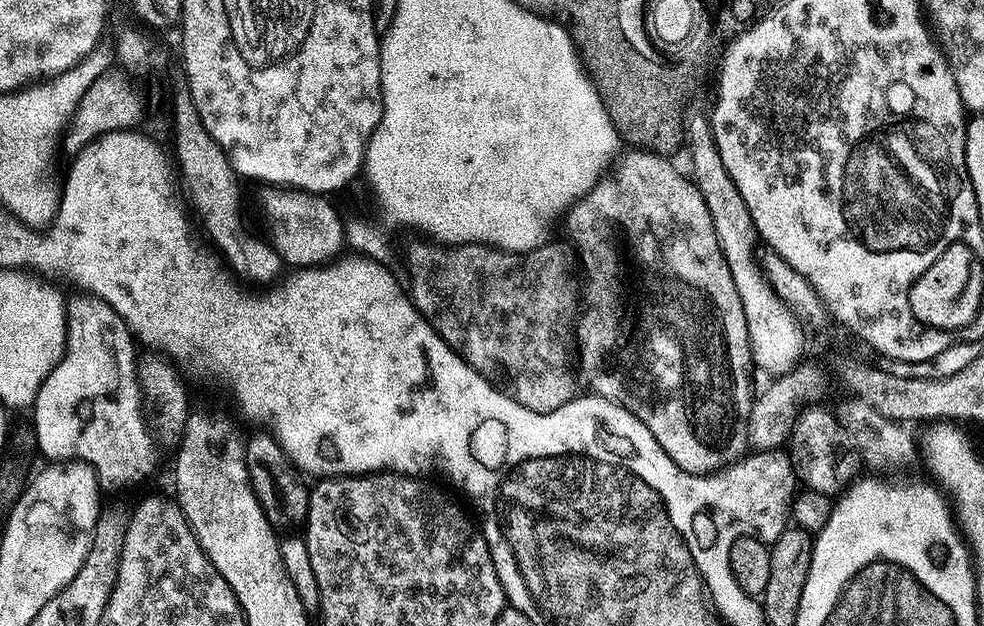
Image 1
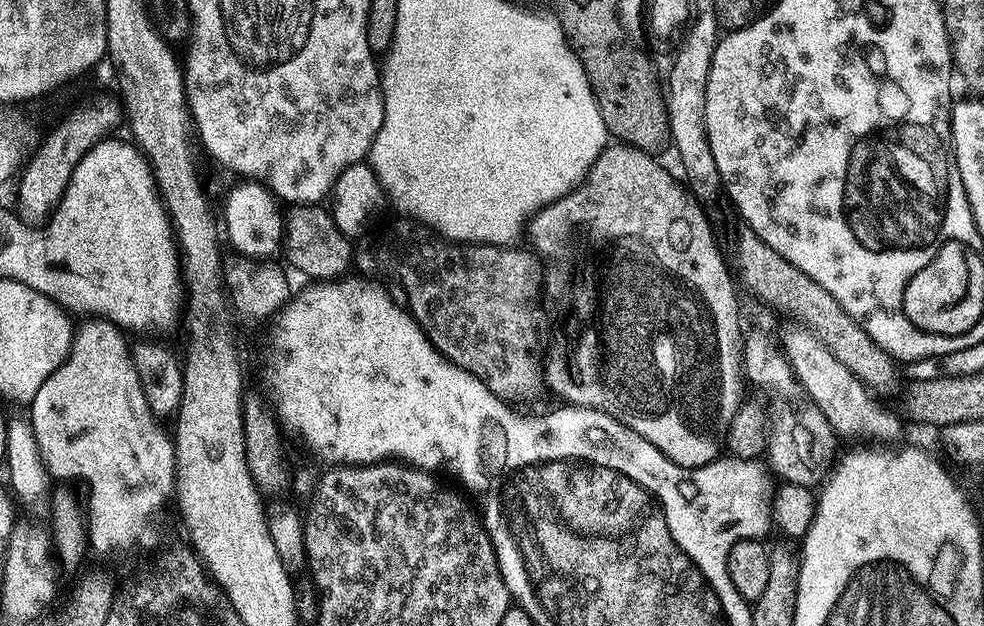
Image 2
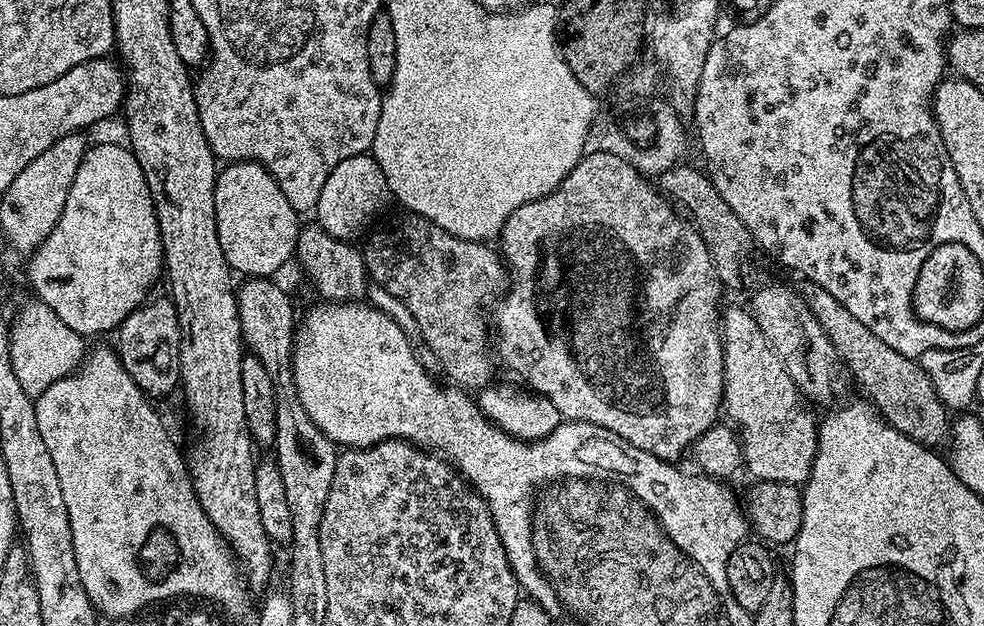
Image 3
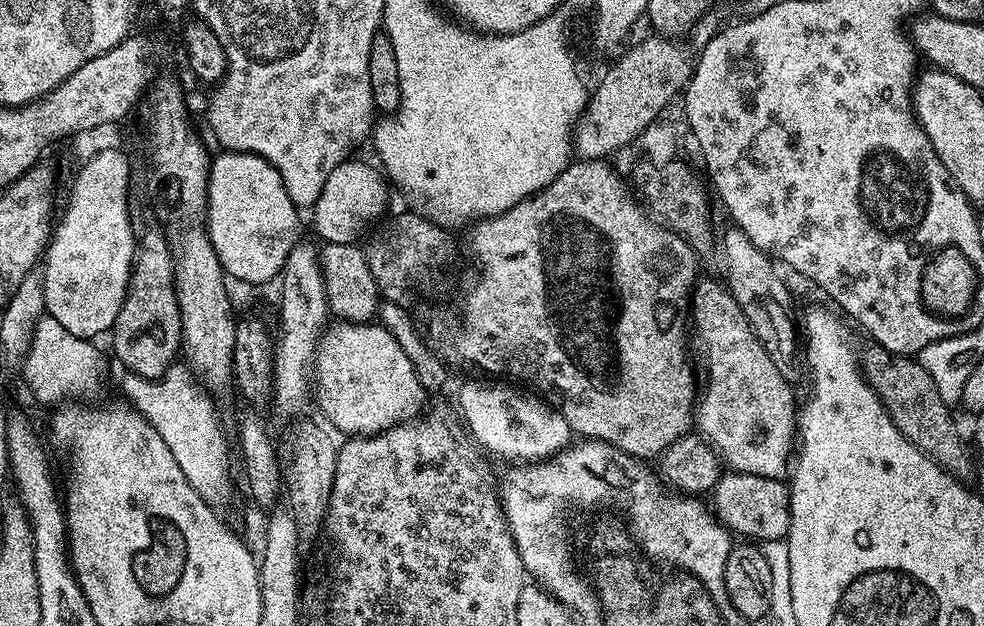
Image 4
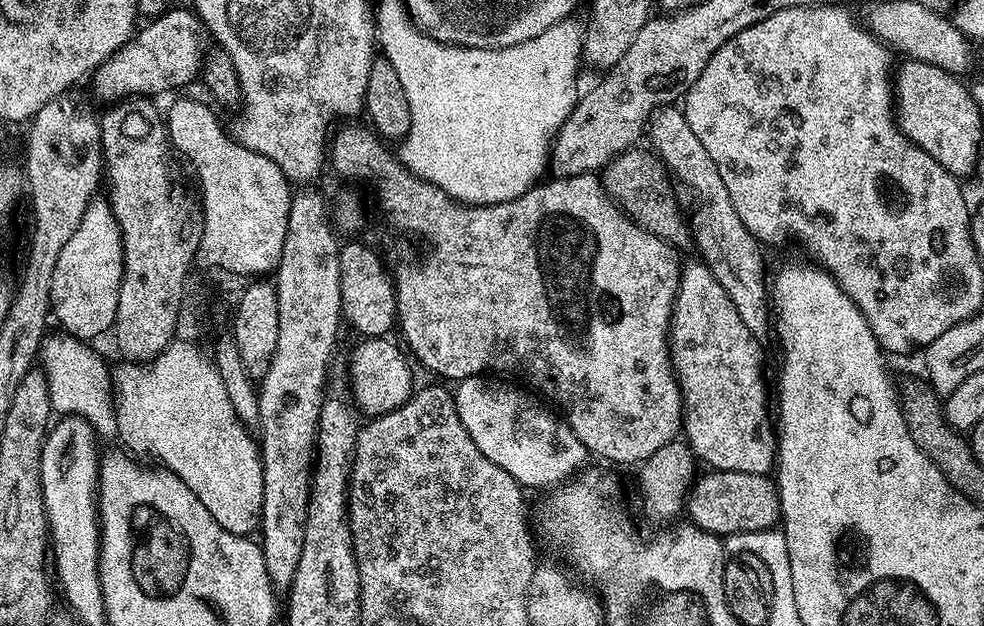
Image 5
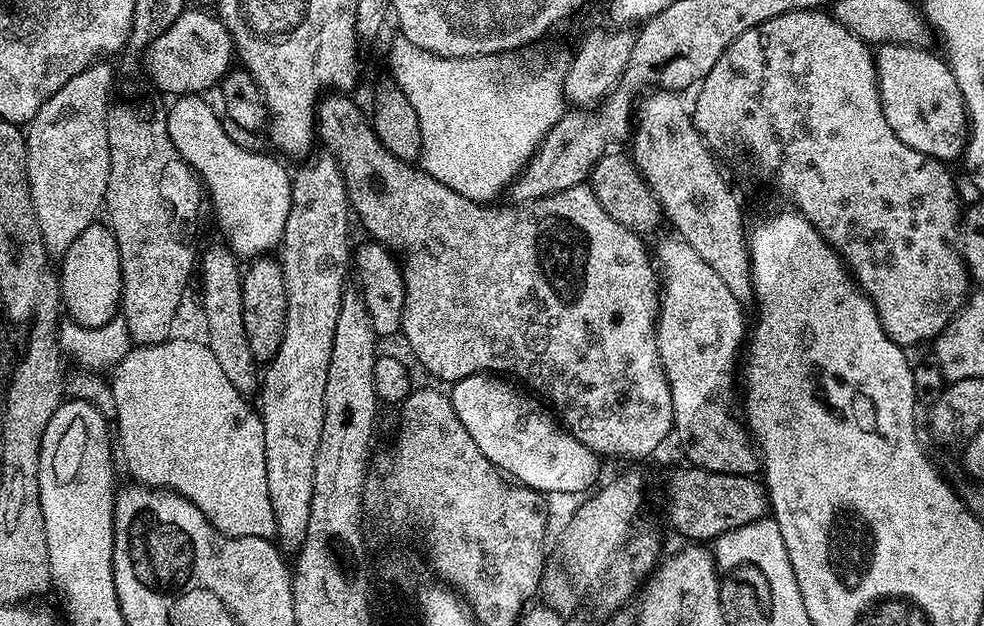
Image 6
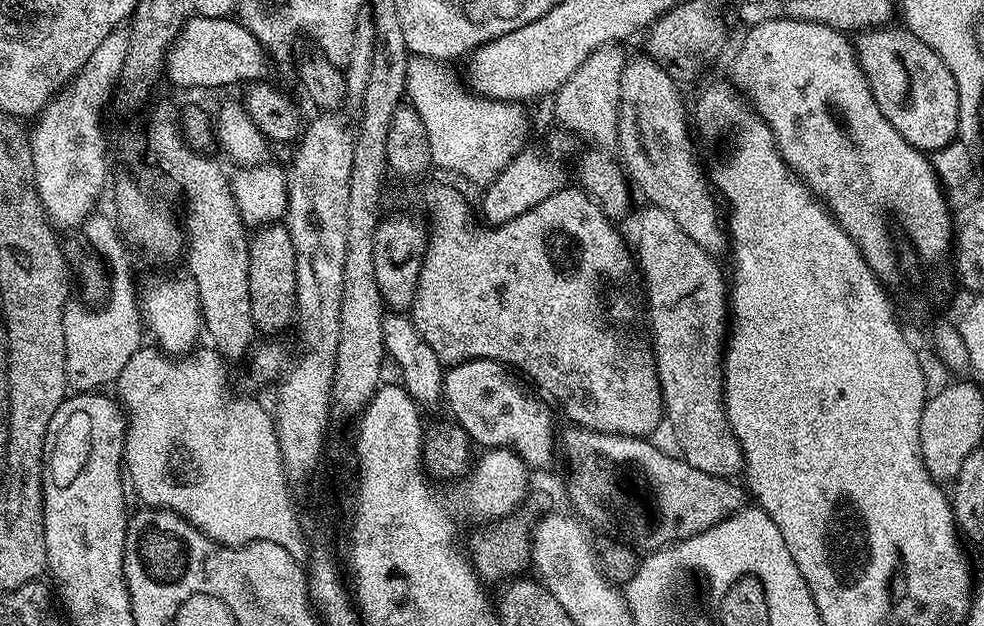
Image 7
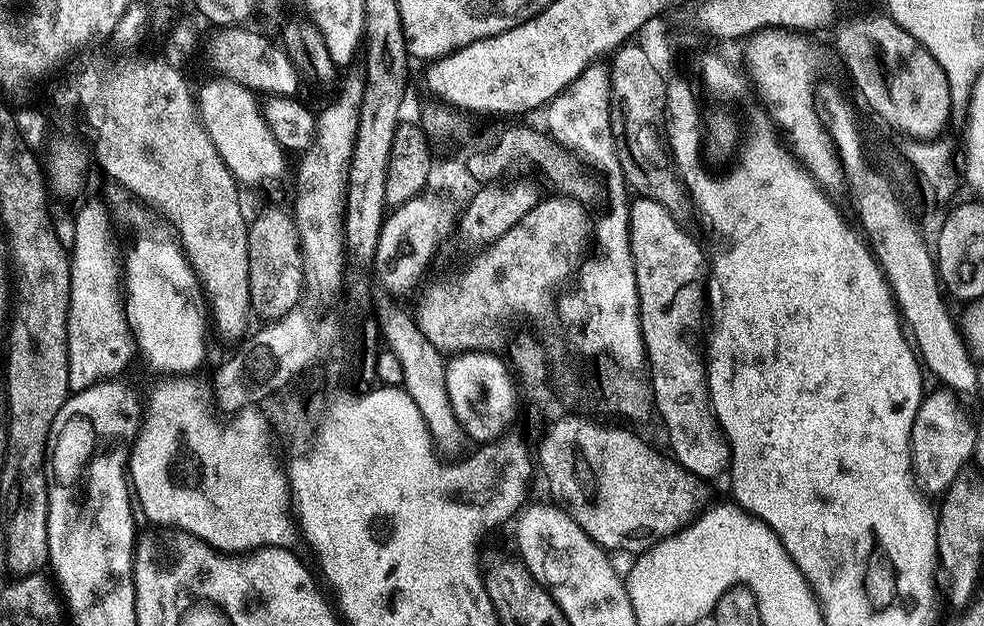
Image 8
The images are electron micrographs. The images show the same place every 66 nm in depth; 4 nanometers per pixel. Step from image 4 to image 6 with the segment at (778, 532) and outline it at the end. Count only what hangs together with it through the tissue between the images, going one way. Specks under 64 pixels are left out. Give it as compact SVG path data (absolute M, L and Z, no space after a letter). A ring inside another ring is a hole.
M683 467L668 480L668 524L674 531L689 536L689 541L712 542L726 530L769 515L768 489L755 475L718 474L705 468Z

